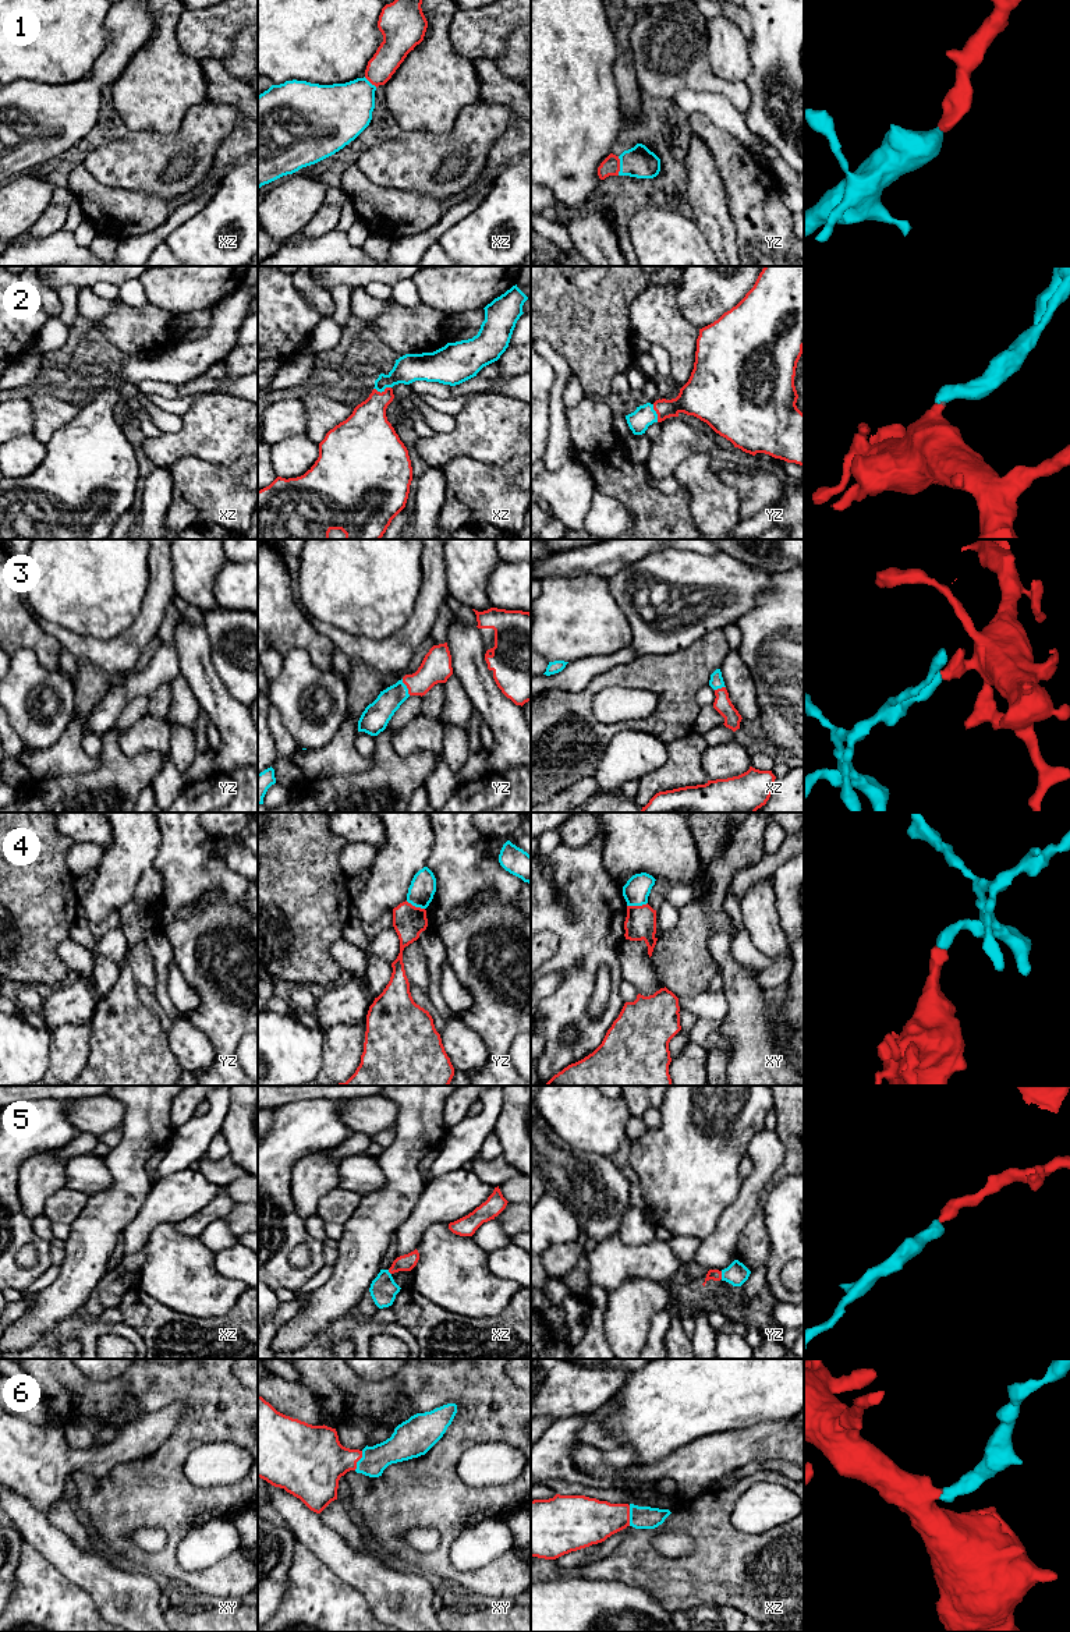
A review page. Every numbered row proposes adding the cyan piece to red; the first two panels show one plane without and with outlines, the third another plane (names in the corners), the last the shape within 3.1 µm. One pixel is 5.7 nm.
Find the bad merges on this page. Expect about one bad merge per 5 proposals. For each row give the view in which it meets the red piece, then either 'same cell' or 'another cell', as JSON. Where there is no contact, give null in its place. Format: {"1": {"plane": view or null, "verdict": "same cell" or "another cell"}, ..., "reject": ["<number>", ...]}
{"1": {"plane": "yz", "verdict": "same cell"}, "2": {"plane": "xz", "verdict": "same cell"}, "3": {"plane": "yz", "verdict": "same cell"}, "4": {"plane": "xy", "verdict": "another cell"}, "5": {"plane": "yz", "verdict": "same cell"}, "6": {"plane": "xz", "verdict": "same cell"}, "reject": ["4"]}

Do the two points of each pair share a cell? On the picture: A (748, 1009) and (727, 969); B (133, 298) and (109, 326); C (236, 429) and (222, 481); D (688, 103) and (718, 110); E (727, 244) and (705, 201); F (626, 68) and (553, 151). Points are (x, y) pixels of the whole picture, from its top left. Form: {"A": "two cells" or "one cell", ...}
{"A": "one cell", "B": "two cells", "C": "two cells", "D": "one cell", "E": "one cell", "F": "two cells"}

